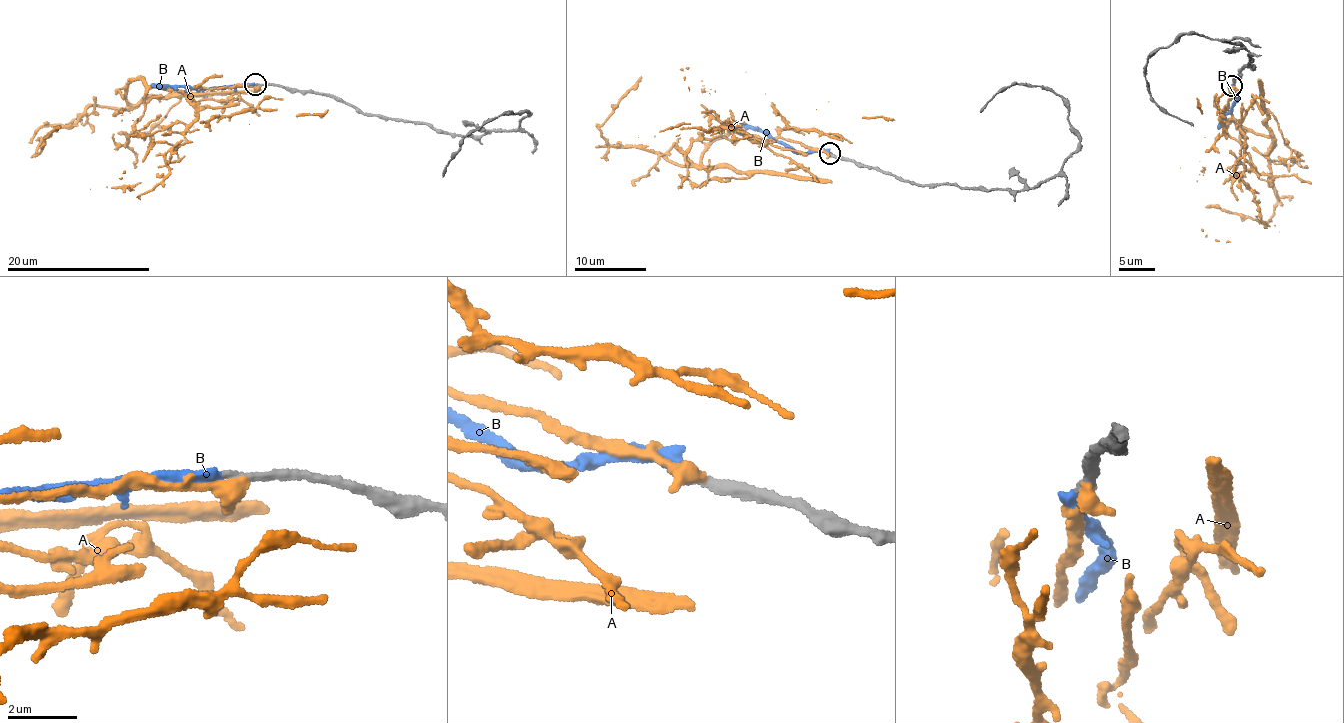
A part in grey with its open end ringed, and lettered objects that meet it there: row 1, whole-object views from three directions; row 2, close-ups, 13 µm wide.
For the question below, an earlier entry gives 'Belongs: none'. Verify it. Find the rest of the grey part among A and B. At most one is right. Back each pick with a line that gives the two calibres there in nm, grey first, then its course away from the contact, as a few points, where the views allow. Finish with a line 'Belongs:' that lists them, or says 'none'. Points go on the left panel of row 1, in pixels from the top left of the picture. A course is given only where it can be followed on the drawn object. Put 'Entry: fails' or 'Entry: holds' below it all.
B: 240/340 nm | via (255, 84), (199, 91), (150, 84)
Belongs: B
Entry: fails

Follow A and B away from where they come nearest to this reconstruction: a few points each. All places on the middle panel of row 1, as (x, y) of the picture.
A: (833, 155), (738, 129), (718, 137), (696, 166), (681, 167), (641, 145), (609, 143), (600, 126), (640, 76)
B: (829, 154), (795, 154), (735, 121)

